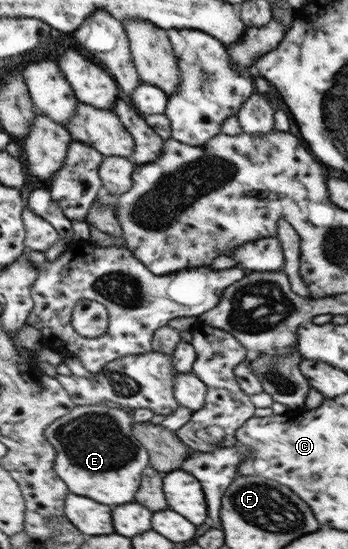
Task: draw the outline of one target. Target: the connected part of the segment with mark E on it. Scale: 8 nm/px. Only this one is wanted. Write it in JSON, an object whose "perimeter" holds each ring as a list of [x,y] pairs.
{"perimeter":[[[101,404],[76,406],[45,429],[46,439],[56,452],[54,469],[68,486],[68,492],[117,506],[133,502],[141,474],[149,464],[147,449],[132,433],[130,410]]]}

